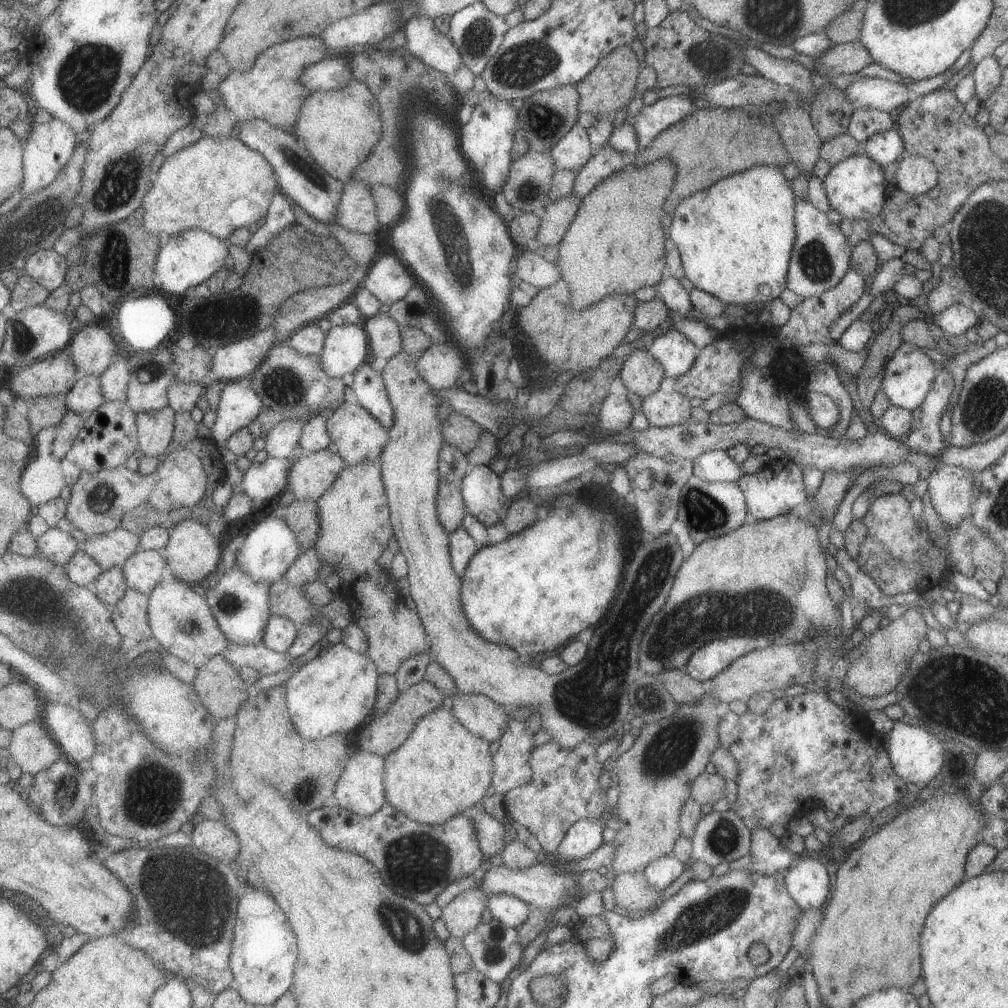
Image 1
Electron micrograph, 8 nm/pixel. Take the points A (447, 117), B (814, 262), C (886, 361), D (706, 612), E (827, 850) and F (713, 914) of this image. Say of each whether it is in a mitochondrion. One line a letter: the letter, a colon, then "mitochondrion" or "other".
A: other
B: mitochondrion
C: other
D: mitochondrion
E: other
F: mitochondrion

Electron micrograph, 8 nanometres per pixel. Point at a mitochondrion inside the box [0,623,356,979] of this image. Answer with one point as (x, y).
(161, 875)

